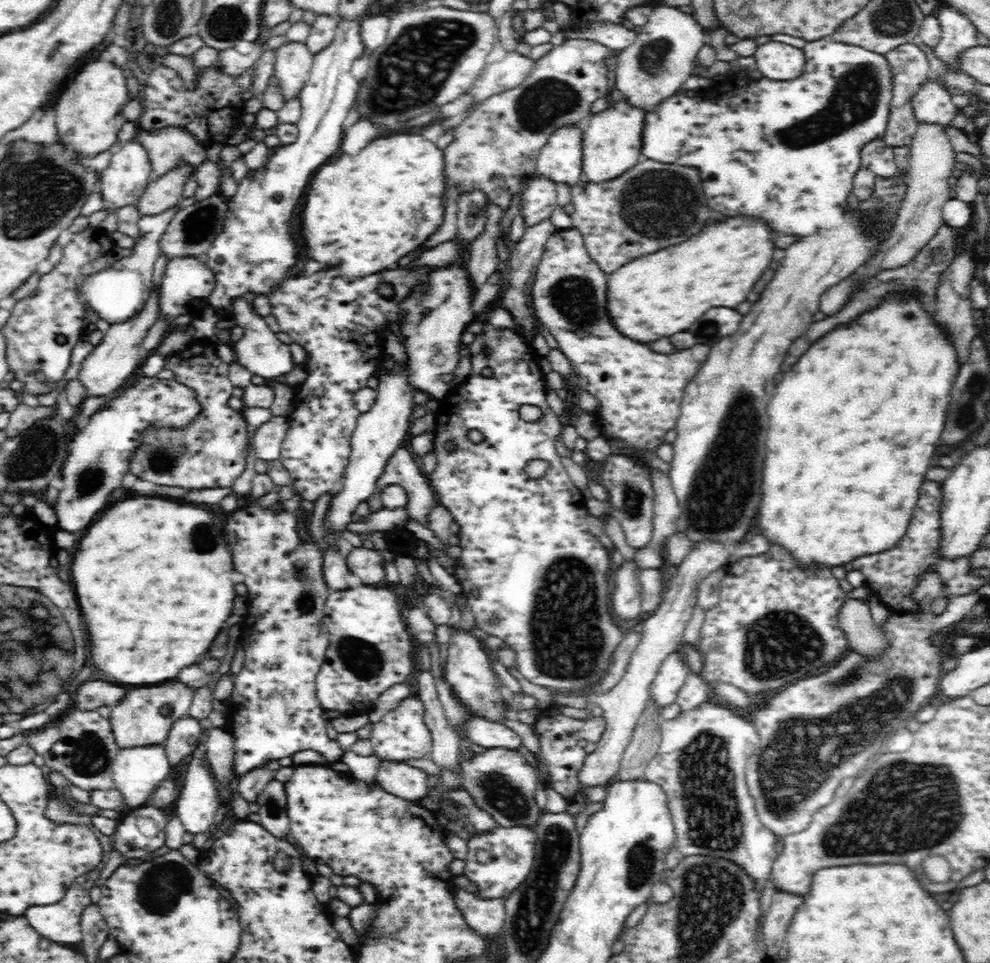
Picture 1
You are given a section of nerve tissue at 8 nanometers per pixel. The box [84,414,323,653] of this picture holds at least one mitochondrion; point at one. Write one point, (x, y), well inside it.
(164, 456)

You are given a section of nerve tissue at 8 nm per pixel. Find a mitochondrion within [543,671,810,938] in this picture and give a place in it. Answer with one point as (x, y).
(708, 796)

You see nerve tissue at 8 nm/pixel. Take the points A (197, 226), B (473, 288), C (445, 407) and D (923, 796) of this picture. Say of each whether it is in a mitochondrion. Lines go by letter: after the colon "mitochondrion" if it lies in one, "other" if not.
A: mitochondrion
B: other
C: other
D: mitochondrion

